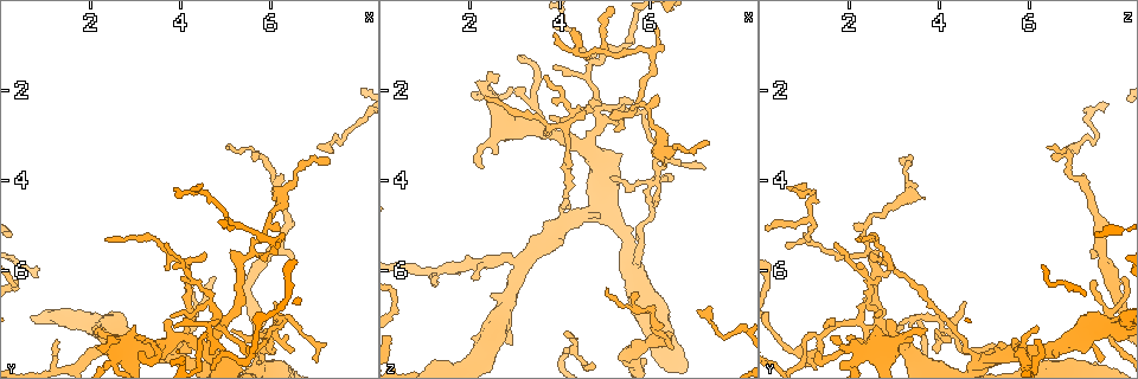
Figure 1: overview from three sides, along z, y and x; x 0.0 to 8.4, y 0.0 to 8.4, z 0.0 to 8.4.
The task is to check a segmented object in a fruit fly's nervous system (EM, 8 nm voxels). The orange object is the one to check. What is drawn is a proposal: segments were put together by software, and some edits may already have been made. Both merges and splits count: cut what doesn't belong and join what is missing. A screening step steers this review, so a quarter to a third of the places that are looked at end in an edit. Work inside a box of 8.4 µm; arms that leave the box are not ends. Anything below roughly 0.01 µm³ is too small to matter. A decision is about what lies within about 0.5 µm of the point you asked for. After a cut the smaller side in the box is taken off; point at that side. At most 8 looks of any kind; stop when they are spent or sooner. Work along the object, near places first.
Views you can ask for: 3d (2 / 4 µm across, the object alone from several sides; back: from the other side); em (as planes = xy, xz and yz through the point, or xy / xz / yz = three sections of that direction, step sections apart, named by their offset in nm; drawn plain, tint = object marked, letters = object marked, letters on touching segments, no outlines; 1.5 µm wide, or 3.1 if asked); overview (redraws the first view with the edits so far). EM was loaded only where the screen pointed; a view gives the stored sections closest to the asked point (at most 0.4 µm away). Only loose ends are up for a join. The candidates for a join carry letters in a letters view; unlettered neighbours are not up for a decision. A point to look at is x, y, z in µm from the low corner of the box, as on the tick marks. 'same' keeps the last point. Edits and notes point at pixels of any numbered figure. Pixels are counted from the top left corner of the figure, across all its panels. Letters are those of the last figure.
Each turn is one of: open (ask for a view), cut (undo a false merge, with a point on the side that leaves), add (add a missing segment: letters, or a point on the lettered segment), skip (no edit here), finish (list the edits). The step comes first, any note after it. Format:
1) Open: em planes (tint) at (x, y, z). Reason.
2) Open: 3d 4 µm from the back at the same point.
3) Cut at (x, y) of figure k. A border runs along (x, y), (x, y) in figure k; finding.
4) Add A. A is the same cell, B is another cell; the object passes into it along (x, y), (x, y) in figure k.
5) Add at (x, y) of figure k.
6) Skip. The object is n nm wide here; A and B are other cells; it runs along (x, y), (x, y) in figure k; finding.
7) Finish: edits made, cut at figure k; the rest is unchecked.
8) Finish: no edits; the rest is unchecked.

Open: 3d 2 µm at (3.70, 5.35, 1.70). Free end.

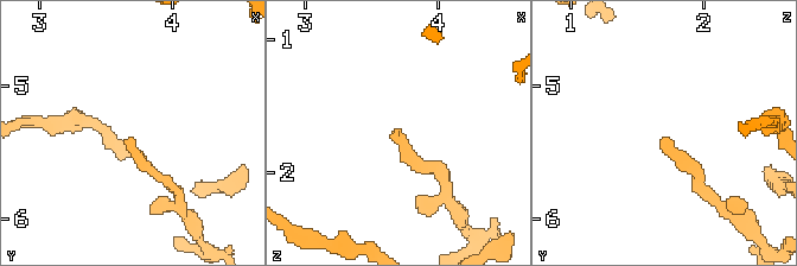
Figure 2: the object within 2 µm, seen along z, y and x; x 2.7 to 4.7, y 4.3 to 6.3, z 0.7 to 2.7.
Open: em planes (letters) at (3.68, 5.38, 1.70).

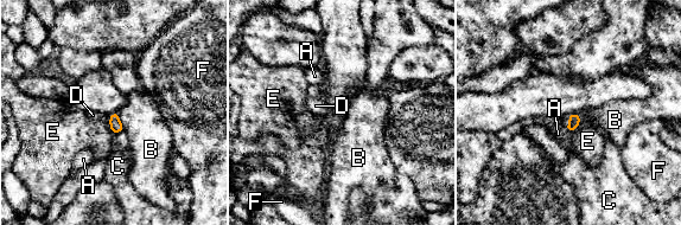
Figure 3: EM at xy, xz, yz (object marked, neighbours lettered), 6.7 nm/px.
Add D. The object is 80 nm wide here; D is the same cell, A, B, C, E and F are other cells; the object passes into it along (115, 124), (110, 120), (93, 115) in figure 3; the neuron continues.

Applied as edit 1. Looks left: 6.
Open: overview.

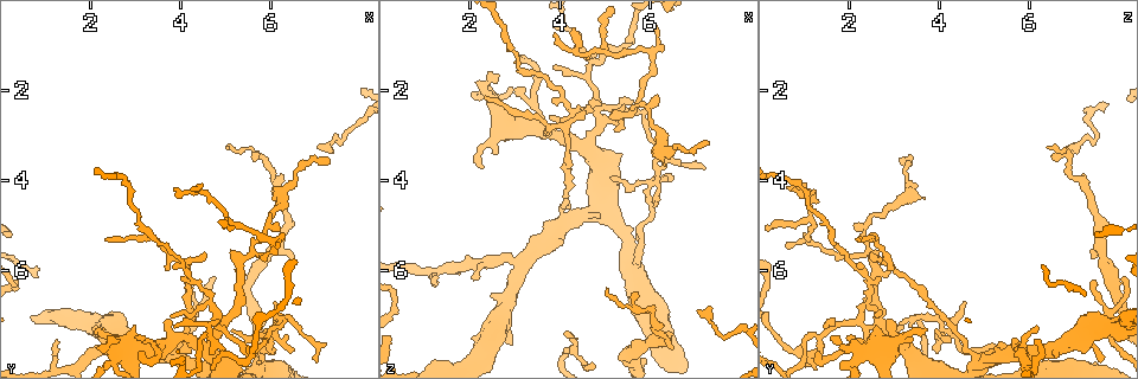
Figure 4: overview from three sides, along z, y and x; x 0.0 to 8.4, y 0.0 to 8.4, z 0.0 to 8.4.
Open: em xz step 4 (letters) at (4.10, 7.70, 4.60). Three-way junction.

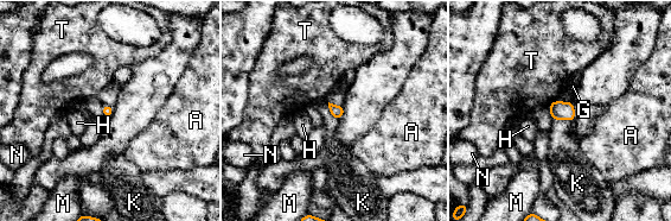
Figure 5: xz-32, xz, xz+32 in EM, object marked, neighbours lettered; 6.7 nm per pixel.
Open: em planes (letters) at the same point. Another direction.

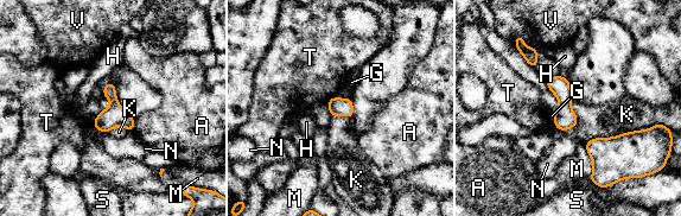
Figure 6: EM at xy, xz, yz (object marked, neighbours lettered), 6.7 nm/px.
Skip. A, G, H, K, M, N, S, T and V are other cells; a border runs along (649, 127), (596, 137), (585, 144) in figure 6; continuous, no second neuron.

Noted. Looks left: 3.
Open: 3d 4 µm at (5.70, 7.90, 5.85). Calibre changes.

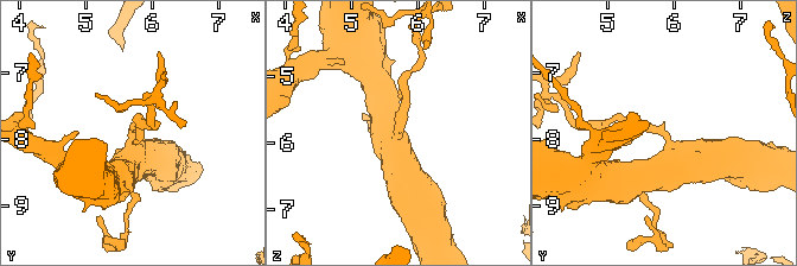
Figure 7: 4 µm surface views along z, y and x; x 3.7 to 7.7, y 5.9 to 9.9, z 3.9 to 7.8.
Open: em planes (letters) at (5.70, 7.90, 5.85). Now the EM.

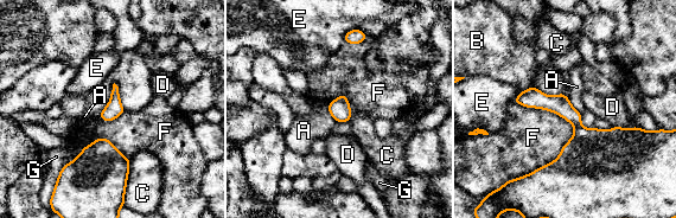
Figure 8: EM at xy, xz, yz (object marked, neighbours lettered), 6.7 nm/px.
Skip. The object is 110 nm wide here; A, B, C, D, E, F and G are other cells; a border runs along (567, 96), (571, 104), (580, 114) in figure 8; continuous, no second neuron.

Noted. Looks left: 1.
Finish: edits made, add at figure 3; the rest is unchecked.

